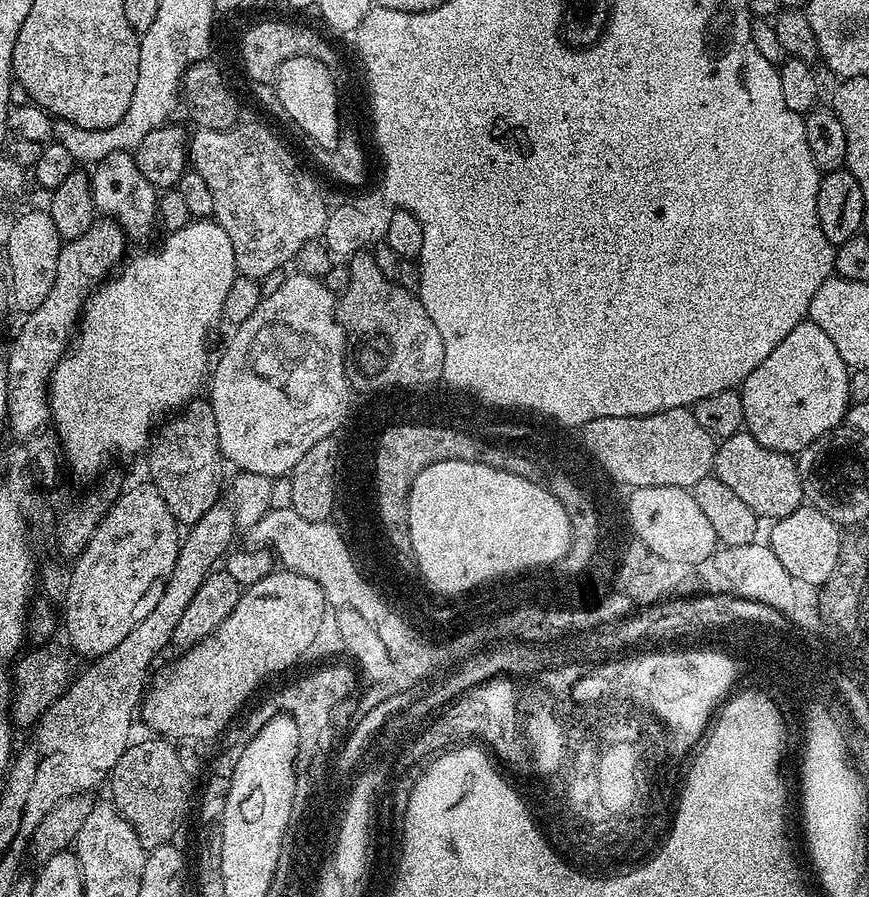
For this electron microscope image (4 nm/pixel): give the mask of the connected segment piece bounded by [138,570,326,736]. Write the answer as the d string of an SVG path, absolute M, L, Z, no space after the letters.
M274 570L266 574L262 582L254 582L254 586L241 591L238 606L234 606L230 618L226 618L226 622L212 635L181 651L181 656L169 668L155 673L138 709L143 726L164 729L164 732L177 736L211 736L228 720L236 705L253 699L252 691L260 683L263 685L274 670L285 665L292 668L299 665L299 660L311 650L312 643L324 624L324 612L326 613L326 603L323 588L313 579L287 570Z

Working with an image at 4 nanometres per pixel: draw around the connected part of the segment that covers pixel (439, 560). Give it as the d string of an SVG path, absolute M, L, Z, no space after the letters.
M440 461L436 462L434 466L430 466L429 473L418 482L418 494L412 495L412 540L414 548L420 552L420 565L427 570L430 577L427 584L437 584L446 590L451 590L453 586L465 587L468 584L476 584L476 579L498 574L503 568L524 566L530 569L543 564L559 565L569 555L568 547L572 541L572 528L566 510L543 483L527 480L519 477L518 474L507 473L506 470L492 468L476 461Z

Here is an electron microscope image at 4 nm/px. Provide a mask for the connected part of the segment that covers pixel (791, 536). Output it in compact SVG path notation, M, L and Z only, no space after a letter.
M802 506L794 510L786 518L775 521L771 525L772 533L766 536L767 543L771 544L774 554L778 554L778 562L790 570L790 574L801 585L816 584L822 586L836 569L840 557L841 529L826 514L817 508Z

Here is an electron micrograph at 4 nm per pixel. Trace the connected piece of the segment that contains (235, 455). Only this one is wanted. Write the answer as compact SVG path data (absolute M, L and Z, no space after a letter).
M297 274L298 276L288 276L240 325L236 328L236 333L228 340L228 345L224 348L224 353L220 356L220 361L215 361L210 372L210 388L212 393L210 399L214 410L214 422L218 422L218 442L220 443L220 453L224 455L225 461L229 465L233 464L233 469L250 474L262 474L273 478L287 477L304 453L310 450L313 441L324 436L328 429L333 428L333 424L340 420L344 414L344 402L347 400L347 392L344 388L343 369L341 368L341 356L348 347L348 337L338 319L338 300L332 292L323 284L323 279L315 275Z

